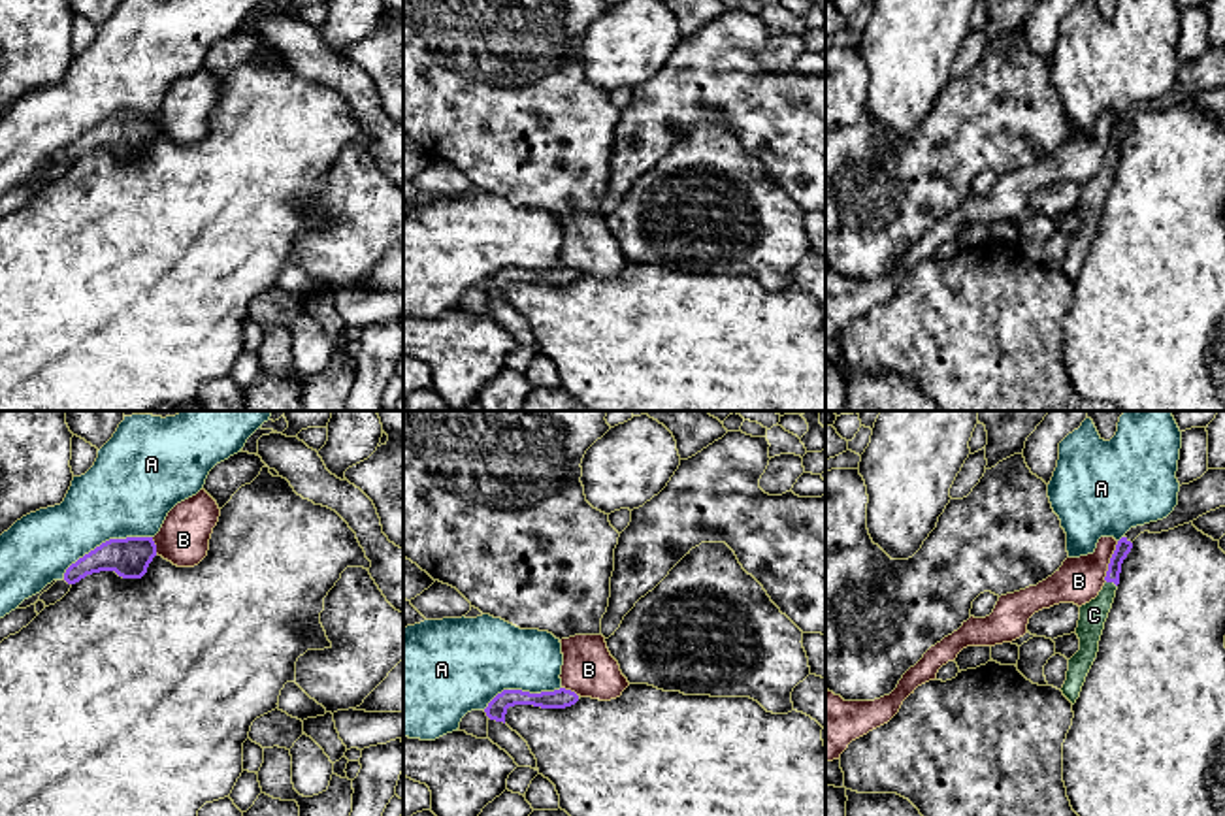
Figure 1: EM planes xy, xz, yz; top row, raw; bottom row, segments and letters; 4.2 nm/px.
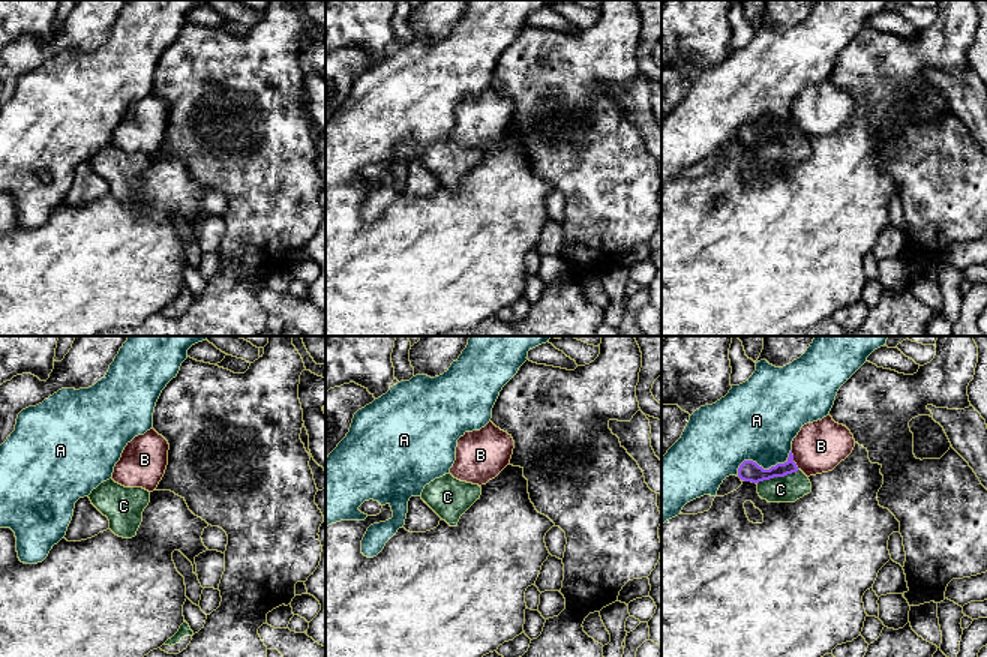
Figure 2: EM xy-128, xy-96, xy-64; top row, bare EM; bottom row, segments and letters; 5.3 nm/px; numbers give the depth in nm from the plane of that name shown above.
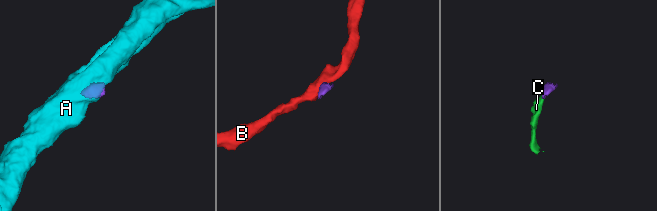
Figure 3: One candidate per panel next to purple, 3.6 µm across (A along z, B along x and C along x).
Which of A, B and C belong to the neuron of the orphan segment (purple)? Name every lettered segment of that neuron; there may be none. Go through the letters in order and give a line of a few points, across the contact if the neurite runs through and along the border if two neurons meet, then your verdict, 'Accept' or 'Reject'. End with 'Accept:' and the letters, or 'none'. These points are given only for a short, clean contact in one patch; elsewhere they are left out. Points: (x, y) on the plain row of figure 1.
A: Line: xy (151, 114), (110, 115), (80, 134), (63, 155). Reject
B: Line: yz (1118, 119), (1105, 159). Reject
C: Line: yz (1124, 125), (1114, 142), (1112, 159), (1094, 193). Accept
Accept: C

